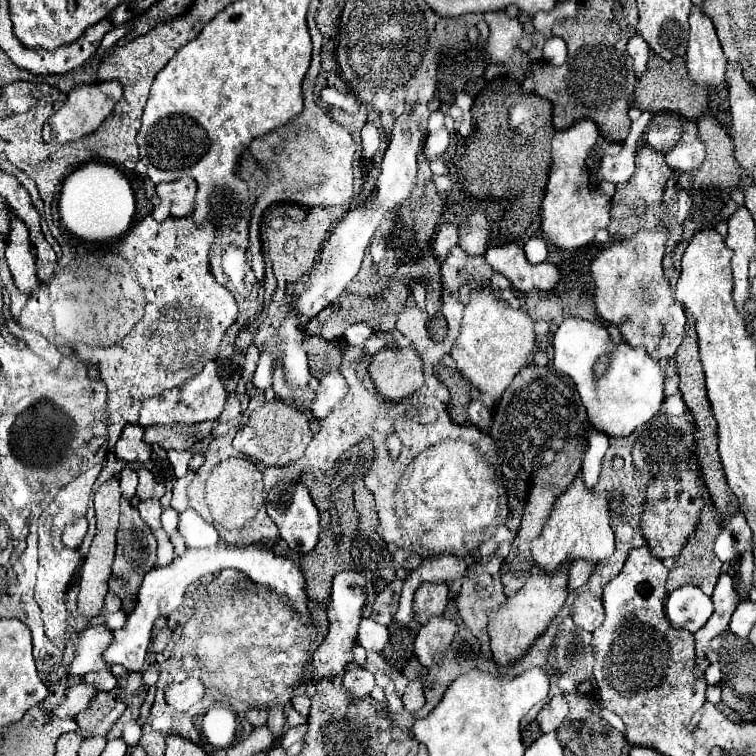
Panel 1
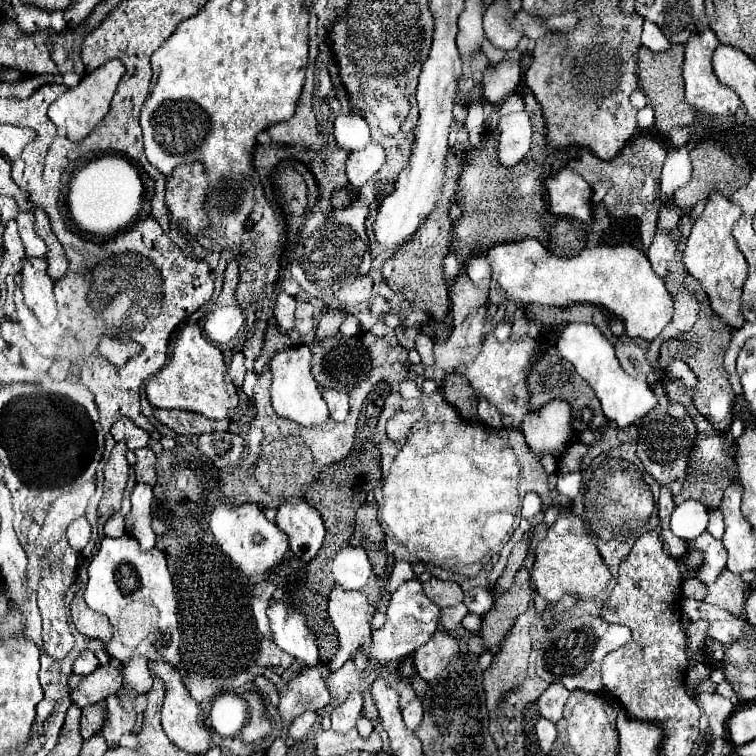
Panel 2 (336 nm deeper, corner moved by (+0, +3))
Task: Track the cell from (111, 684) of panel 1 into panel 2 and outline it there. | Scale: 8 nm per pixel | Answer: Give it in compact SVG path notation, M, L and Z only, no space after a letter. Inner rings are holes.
M83 650L83 652L79 654L79 658L75 660L75 664L73 664L73 672L87 676L87 674L93 674L97 666L99 666L97 656L95 656L91 650Z

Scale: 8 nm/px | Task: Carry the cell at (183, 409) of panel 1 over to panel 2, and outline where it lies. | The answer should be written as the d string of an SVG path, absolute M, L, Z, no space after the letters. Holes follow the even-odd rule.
M189 322L181 328L179 336L175 338L175 344L173 344L173 356L171 360L147 382L145 386L145 392L147 392L147 398L149 402L155 406L155 408L181 408L181 410L191 410L191 412L197 412L197 414L203 414L211 420L219 420L219 418L229 418L229 408L225 406L227 402L227 390L225 390L225 362L223 362L223 354L221 350L211 344L201 328L195 324L195 322Z

